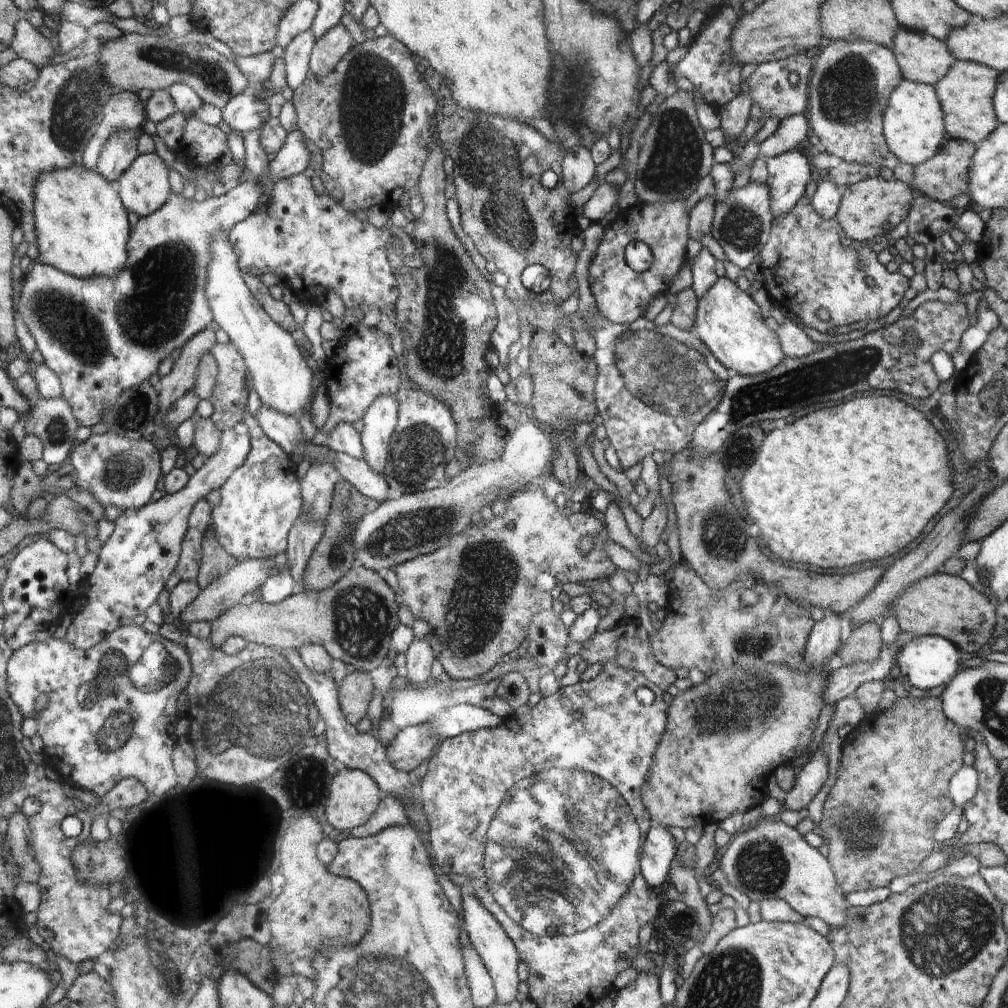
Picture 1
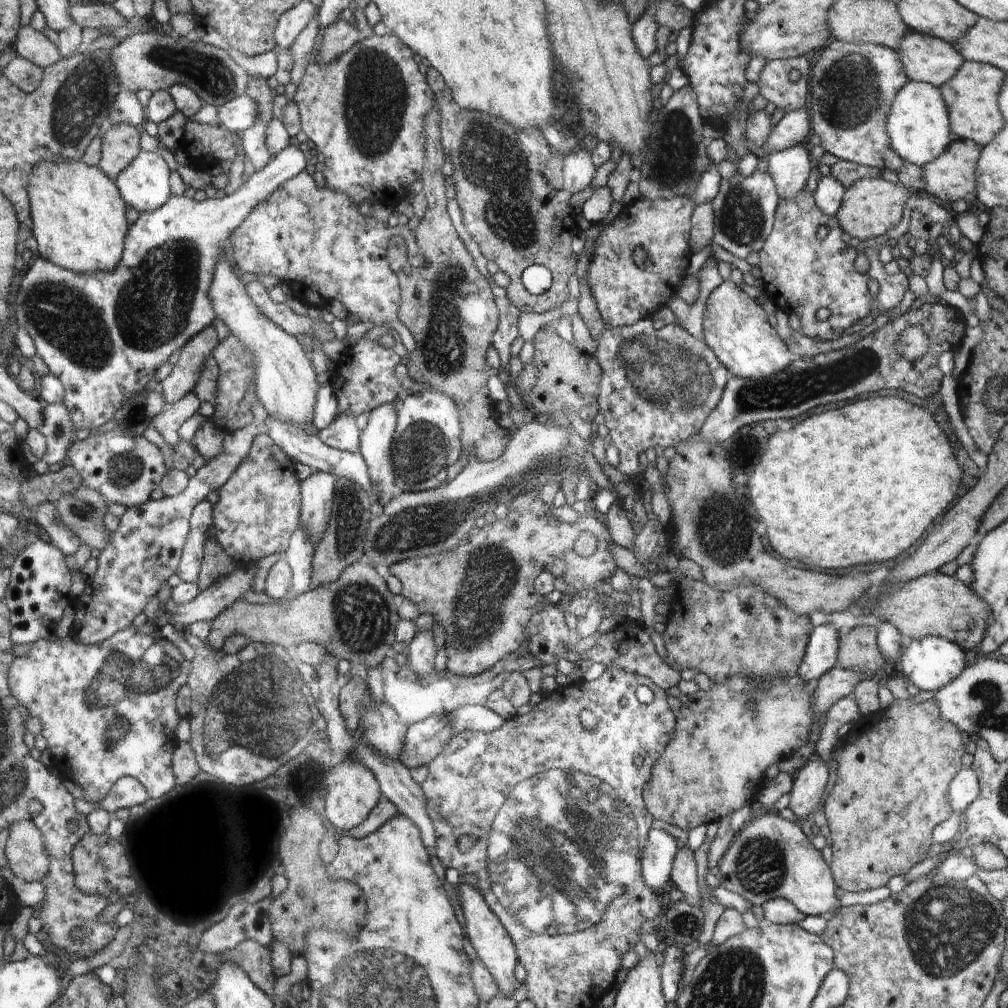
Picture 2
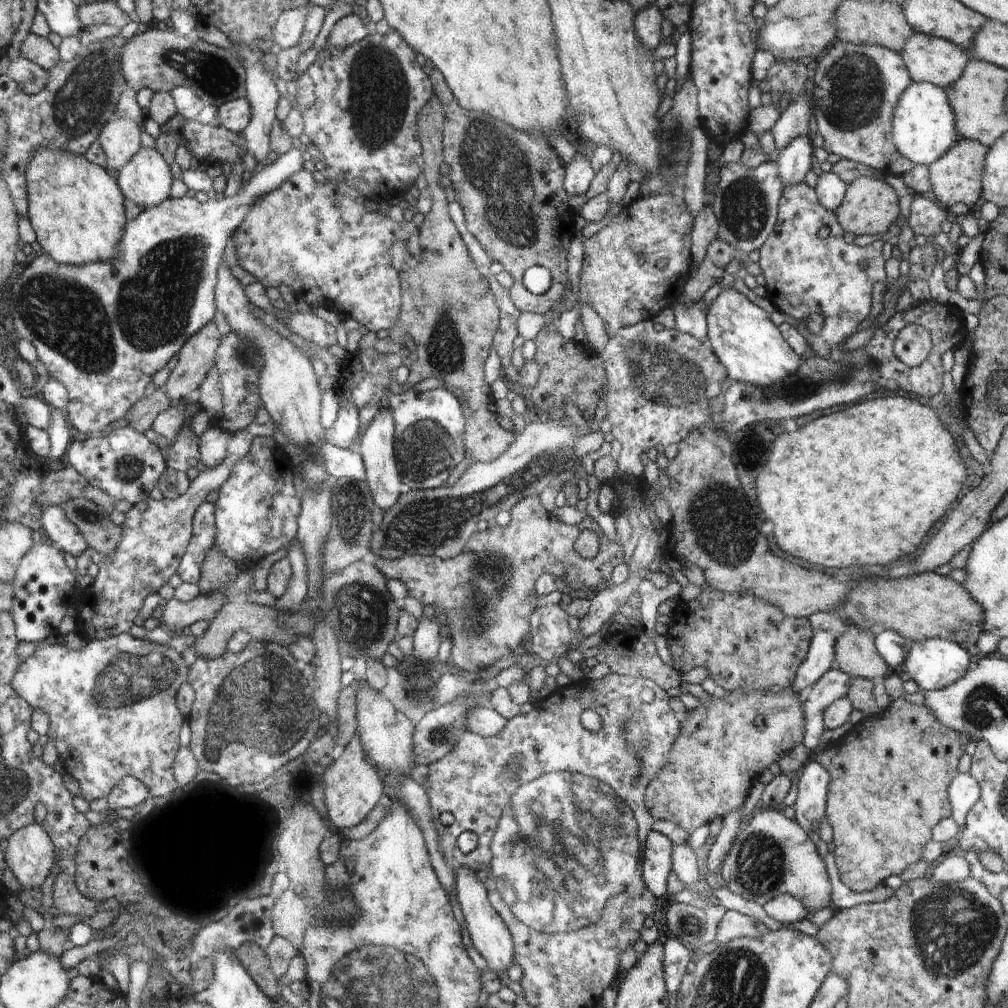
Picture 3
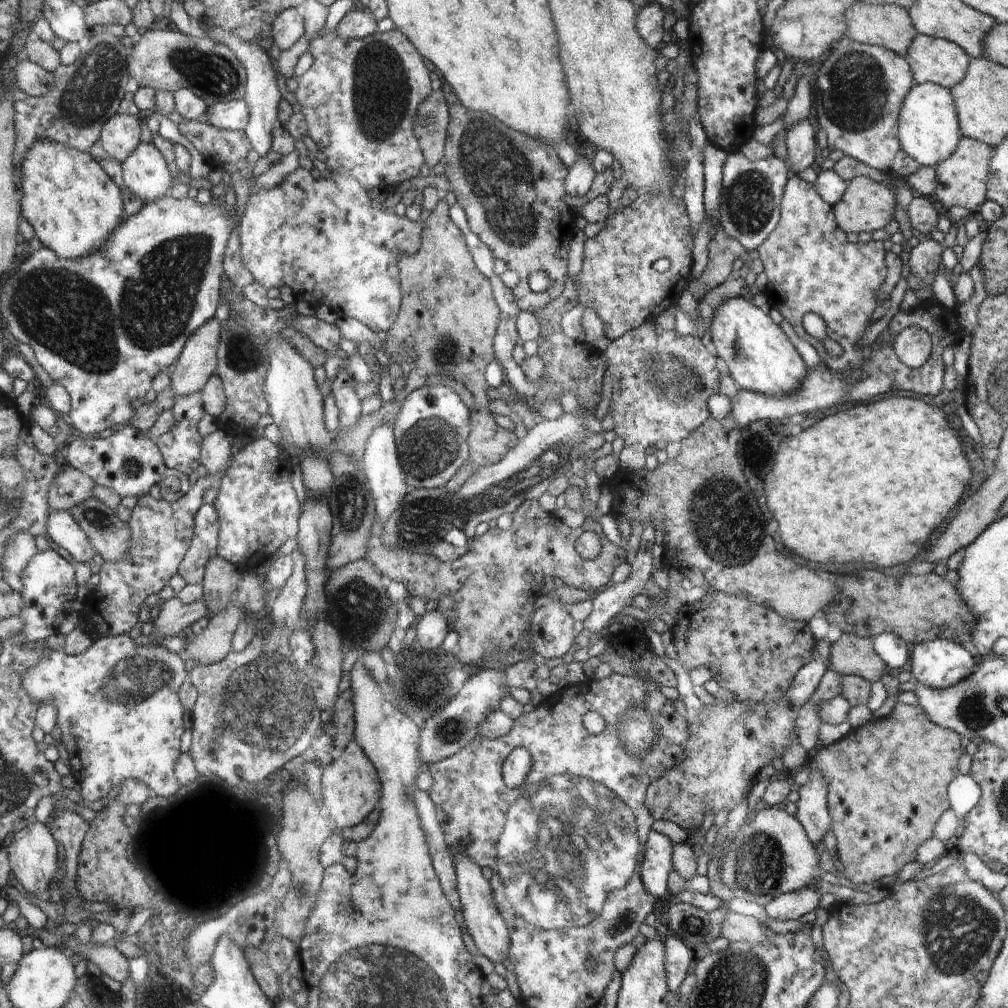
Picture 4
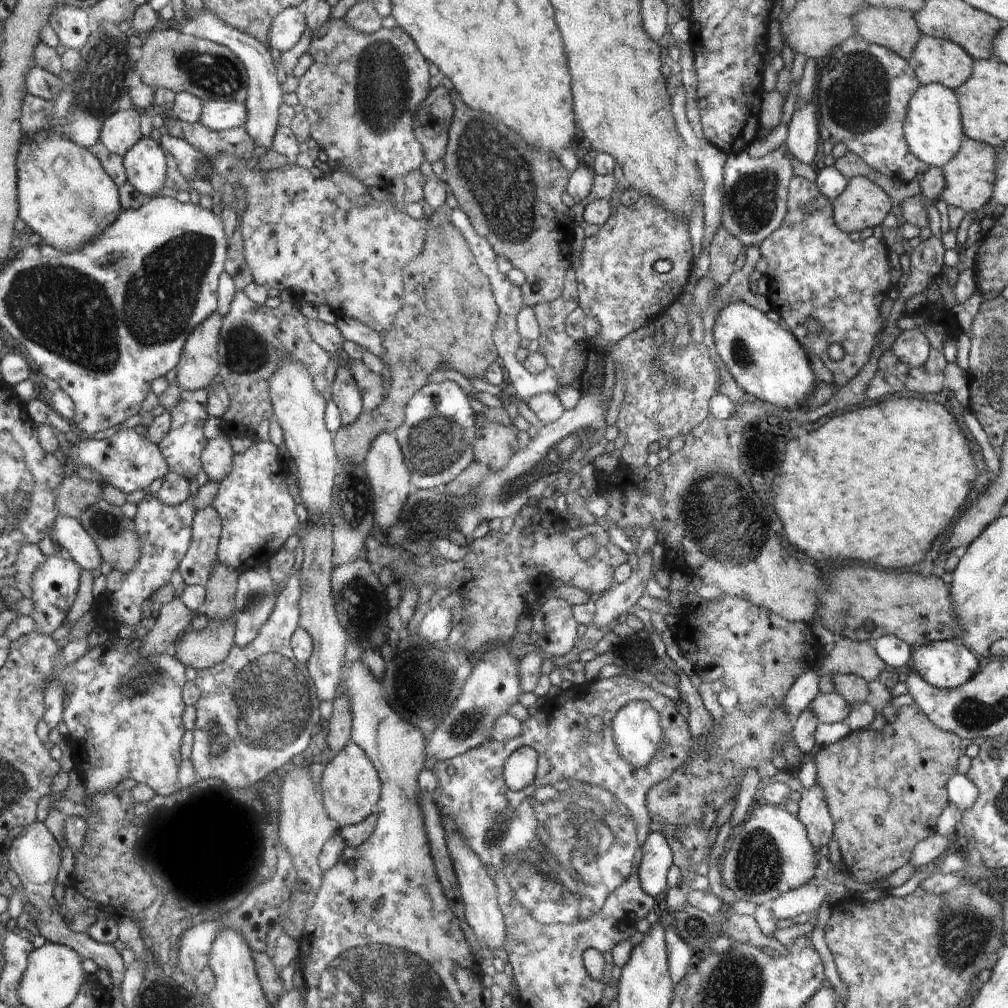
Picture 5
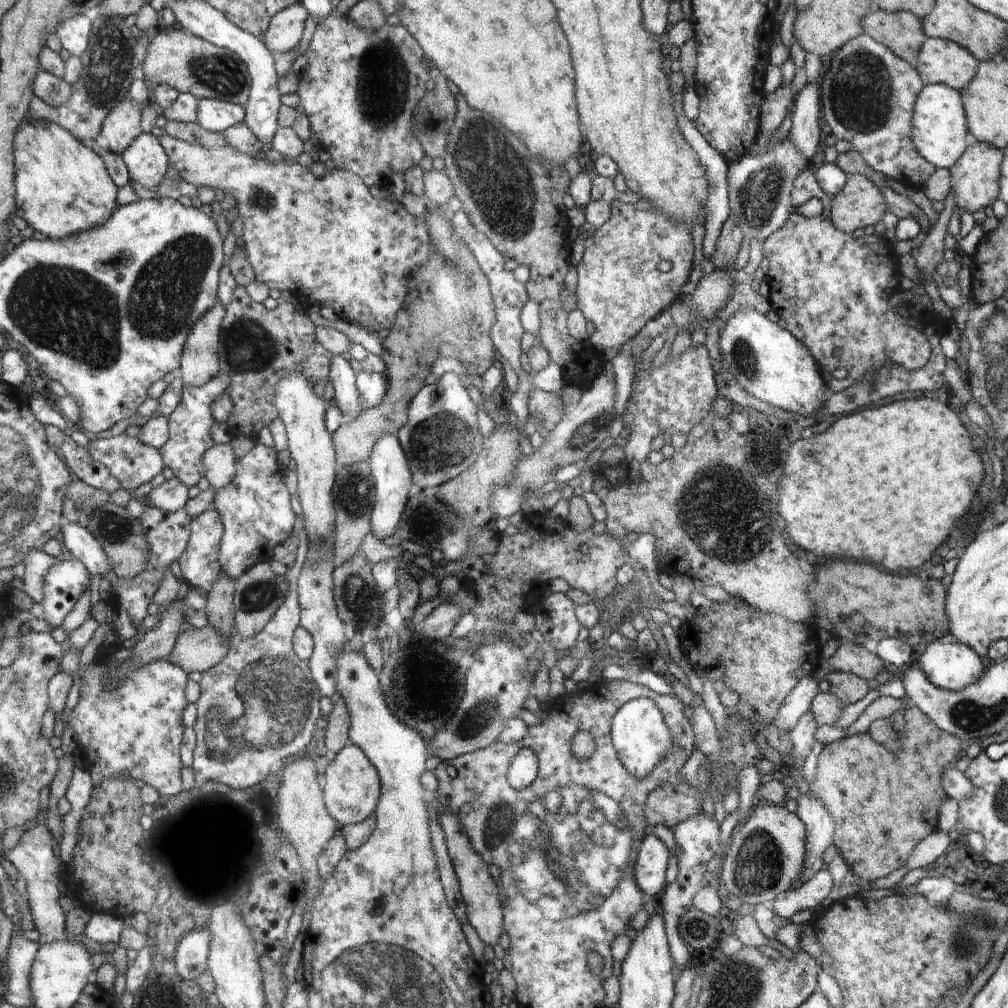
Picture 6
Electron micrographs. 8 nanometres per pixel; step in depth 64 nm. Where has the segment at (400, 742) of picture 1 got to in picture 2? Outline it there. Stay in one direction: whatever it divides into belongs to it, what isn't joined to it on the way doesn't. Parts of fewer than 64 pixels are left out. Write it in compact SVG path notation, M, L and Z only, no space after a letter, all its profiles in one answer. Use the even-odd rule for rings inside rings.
M448 713L432 714L407 728L400 762L409 769L431 763L454 736Z

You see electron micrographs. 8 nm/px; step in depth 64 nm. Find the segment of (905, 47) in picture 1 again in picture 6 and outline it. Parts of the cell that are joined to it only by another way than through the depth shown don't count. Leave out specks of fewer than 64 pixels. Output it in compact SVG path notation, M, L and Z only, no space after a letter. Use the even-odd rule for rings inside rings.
M927 37L914 67L928 85L945 84L962 92L978 74L979 61L955 41Z

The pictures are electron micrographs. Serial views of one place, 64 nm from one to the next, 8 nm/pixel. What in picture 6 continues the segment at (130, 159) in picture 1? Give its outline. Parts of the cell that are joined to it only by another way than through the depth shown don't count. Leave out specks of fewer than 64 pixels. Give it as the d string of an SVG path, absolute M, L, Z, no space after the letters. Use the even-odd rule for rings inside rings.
M128 97L108 116L101 140L114 153L123 155L145 134L143 108L136 100Z

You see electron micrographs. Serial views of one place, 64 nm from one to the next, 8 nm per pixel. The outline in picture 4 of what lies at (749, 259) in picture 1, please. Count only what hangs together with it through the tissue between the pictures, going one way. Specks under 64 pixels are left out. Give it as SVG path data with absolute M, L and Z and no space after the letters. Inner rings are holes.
M742 153L728 155L722 166L722 190L716 219L724 234L740 242L746 251L758 249L778 224L783 191L791 176L786 161L774 155L757 162L750 162Z

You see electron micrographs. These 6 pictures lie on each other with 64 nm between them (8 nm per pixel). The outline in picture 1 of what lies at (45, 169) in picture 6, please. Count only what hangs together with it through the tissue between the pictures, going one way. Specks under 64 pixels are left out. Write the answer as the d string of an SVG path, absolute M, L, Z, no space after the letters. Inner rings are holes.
M74 165L65 169L46 171L41 174L35 188L35 215L41 257L38 259L80 278L96 275L117 277L129 260L128 245L132 226L128 218L128 207L117 184L108 180L99 170L91 171L85 165Z

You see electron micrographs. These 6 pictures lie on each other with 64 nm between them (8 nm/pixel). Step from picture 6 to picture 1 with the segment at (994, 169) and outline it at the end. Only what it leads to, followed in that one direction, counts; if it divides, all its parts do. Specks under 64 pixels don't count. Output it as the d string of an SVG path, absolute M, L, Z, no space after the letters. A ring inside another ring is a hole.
M948 137L948 140L945 140L942 146L942 150L938 151L932 158L925 160L922 164L914 166L912 186L917 188L918 194L929 196L931 199L937 200L940 203L951 203L959 194L968 194L970 196L970 170L973 163L972 159L974 159L975 148L976 145L974 143Z

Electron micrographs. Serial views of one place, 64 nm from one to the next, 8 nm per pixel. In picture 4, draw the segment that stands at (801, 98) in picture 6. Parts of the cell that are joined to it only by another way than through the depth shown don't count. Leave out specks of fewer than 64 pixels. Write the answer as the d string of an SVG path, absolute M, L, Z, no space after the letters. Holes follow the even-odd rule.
M809 119L796 122L788 134L786 134L787 158L786 166L788 172L792 175L798 175L800 172L796 170L804 170L809 168L816 158L816 135L814 126Z

